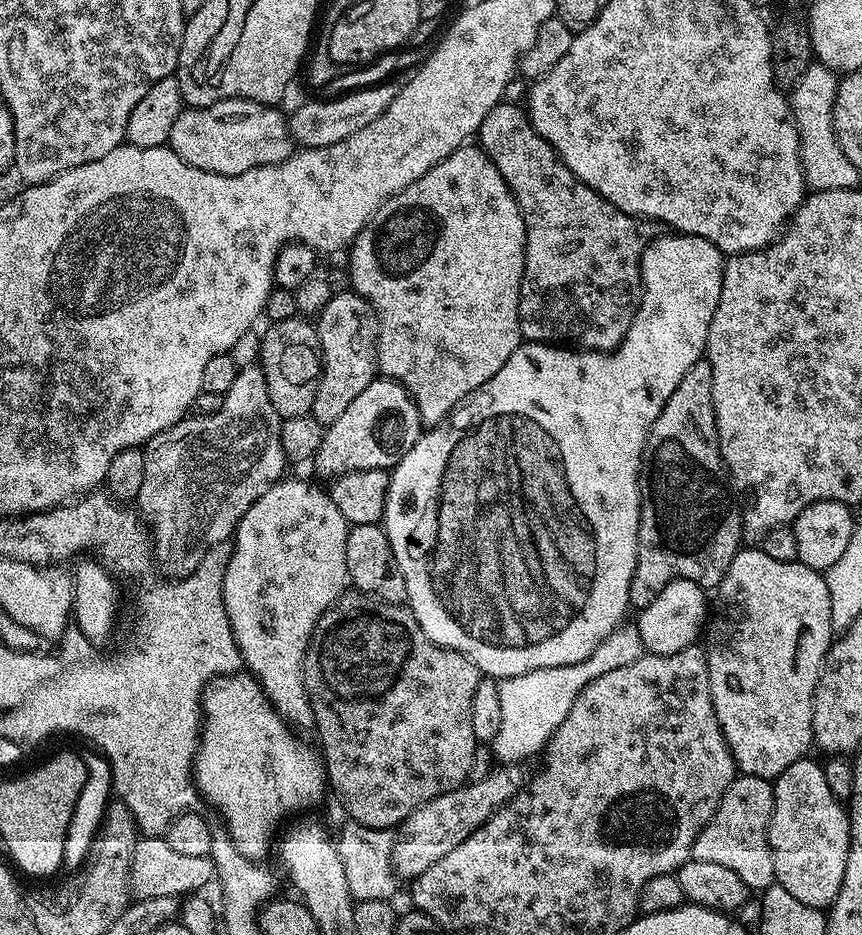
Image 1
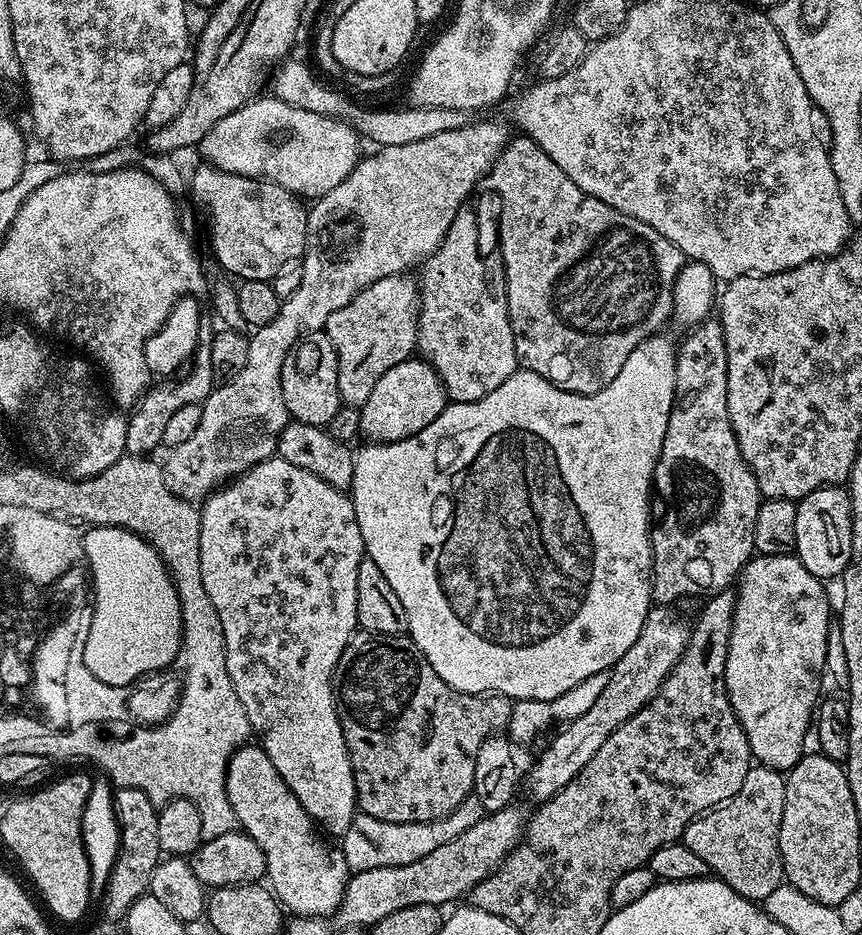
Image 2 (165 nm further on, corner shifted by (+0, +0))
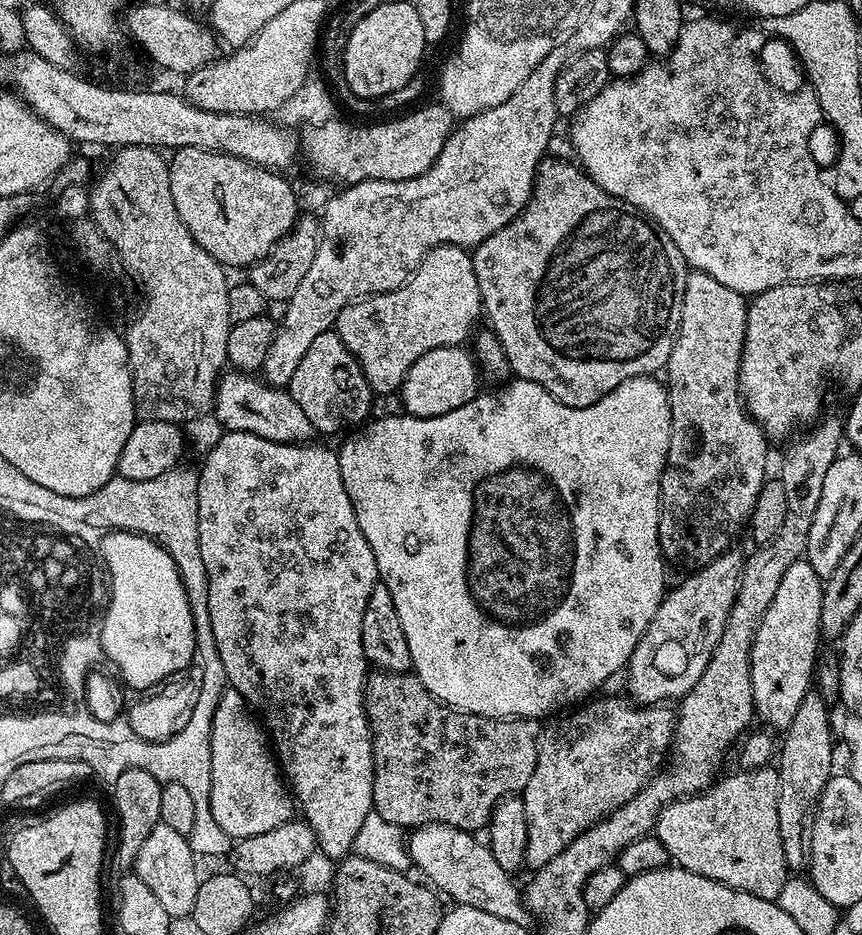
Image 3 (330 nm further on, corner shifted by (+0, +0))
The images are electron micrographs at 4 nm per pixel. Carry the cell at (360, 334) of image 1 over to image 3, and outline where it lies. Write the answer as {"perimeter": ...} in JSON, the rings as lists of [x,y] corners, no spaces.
{"perimeter":[[[440,244],[436,248],[432,248],[424,256],[424,260],[416,271],[408,277],[408,282],[395,288],[389,292],[378,292],[370,296],[365,296],[361,299],[351,301],[343,310],[336,315],[336,323],[334,331],[337,336],[342,338],[342,342],[346,346],[346,350],[350,350],[350,354],[354,354],[354,358],[358,362],[358,366],[362,370],[362,374],[366,378],[366,382],[372,387],[373,393],[395,392],[403,384],[404,379],[408,376],[410,366],[414,366],[414,362],[418,362],[418,358],[422,358],[422,354],[430,354],[430,350],[438,350],[439,348],[447,348],[449,346],[460,346],[465,343],[464,339],[473,335],[475,326],[482,320],[482,305],[480,302],[480,291],[478,290],[478,278],[474,278],[474,266],[472,265],[472,258],[469,249],[459,248],[453,244]]]}

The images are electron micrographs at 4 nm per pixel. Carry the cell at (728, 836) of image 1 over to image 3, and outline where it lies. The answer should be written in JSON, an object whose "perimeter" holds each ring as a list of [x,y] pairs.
{"perimeter":[[[772,766],[739,771],[733,776],[717,779],[711,788],[697,795],[683,796],[681,800],[670,802],[658,814],[654,835],[660,839],[662,846],[666,846],[668,859],[675,867],[710,878],[739,892],[777,901],[782,886],[790,877],[778,826],[778,774]]]}

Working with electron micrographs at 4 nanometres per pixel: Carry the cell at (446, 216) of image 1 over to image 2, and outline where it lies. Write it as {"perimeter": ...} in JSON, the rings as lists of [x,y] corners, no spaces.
{"perimeter":[[[468,211],[456,215],[446,238],[418,268],[420,321],[416,347],[440,375],[449,401],[457,404],[480,400],[518,371],[504,266],[495,255],[480,253],[480,228],[475,214]]]}

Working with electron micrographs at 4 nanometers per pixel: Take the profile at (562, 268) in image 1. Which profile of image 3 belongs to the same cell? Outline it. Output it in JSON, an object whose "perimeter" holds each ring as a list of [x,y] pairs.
{"perimeter":[[[545,155],[536,167],[536,183],[532,185],[532,197],[528,199],[528,205],[523,212],[514,217],[505,228],[490,234],[490,238],[477,244],[471,249],[470,255],[474,266],[474,278],[478,278],[480,302],[486,324],[488,320],[487,327],[498,338],[506,354],[511,375],[542,386],[542,390],[554,394],[554,398],[558,398],[558,402],[566,406],[585,408],[594,406],[594,402],[606,398],[606,394],[610,394],[622,382],[635,376],[659,373],[659,368],[661,371],[667,365],[682,318],[682,298],[690,269],[678,246],[674,246],[670,234],[666,234],[666,230],[657,228],[630,202],[606,194],[606,190],[602,190],[602,186],[592,181],[575,163],[567,164],[566,161],[552,155]]]}

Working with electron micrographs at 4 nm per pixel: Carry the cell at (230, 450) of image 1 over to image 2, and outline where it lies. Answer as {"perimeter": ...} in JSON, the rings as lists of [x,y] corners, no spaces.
{"perimeter":[[[481,118],[473,124],[462,126],[461,129],[443,130],[443,132],[434,134],[433,137],[422,138],[421,141],[407,142],[405,145],[386,145],[381,147],[376,153],[377,156],[362,158],[356,164],[356,169],[349,174],[338,186],[334,186],[334,190],[330,190],[327,194],[319,197],[315,201],[314,206],[311,205],[307,209],[308,215],[308,243],[305,246],[304,255],[300,269],[302,270],[302,283],[299,284],[298,290],[294,290],[294,294],[290,294],[290,298],[286,298],[280,302],[280,309],[276,318],[261,328],[255,329],[251,333],[248,342],[248,353],[246,354],[246,370],[242,370],[242,374],[238,374],[232,380],[225,380],[219,386],[213,387],[211,394],[202,402],[202,422],[198,422],[198,430],[194,430],[194,434],[190,438],[186,438],[186,442],[178,442],[171,445],[168,461],[163,461],[162,467],[165,477],[168,481],[168,489],[175,496],[179,496],[182,500],[191,500],[193,502],[203,501],[212,495],[217,488],[233,481],[236,477],[242,475],[246,470],[253,468],[258,462],[268,460],[270,457],[277,455],[276,447],[280,441],[282,430],[289,424],[290,417],[286,410],[286,398],[282,398],[282,366],[286,354],[291,350],[300,339],[309,332],[319,332],[323,329],[325,322],[330,318],[330,314],[334,314],[334,310],[342,310],[342,306],[346,306],[346,302],[350,302],[362,290],[366,290],[366,286],[370,286],[374,282],[378,282],[378,278],[386,278],[387,276],[398,276],[409,271],[408,267],[419,265],[425,256],[428,256],[440,245],[442,238],[446,238],[446,230],[450,230],[450,226],[454,222],[454,218],[465,207],[464,199],[472,192],[472,187],[479,182],[480,179],[487,177],[492,171],[492,163],[500,157],[500,152],[509,142],[510,131],[509,125],[495,124],[492,120]]]}

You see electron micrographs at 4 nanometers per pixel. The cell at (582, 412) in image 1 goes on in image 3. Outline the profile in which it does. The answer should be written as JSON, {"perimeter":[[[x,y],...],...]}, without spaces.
{"perimeter":[[[655,375],[635,376],[619,384],[606,398],[594,402],[594,406],[575,408],[558,402],[558,398],[542,390],[542,386],[516,378],[511,381],[513,384],[505,383],[500,393],[485,391],[458,406],[458,410],[450,410],[450,414],[438,418],[423,420],[399,414],[373,419],[353,431],[353,436],[338,448],[346,494],[350,494],[366,542],[370,542],[370,550],[374,550],[379,583],[384,584],[386,590],[390,590],[390,598],[394,598],[394,610],[398,610],[402,634],[406,634],[414,675],[441,704],[479,716],[551,717],[599,693],[606,678],[627,665],[630,654],[634,654],[634,646],[638,646],[646,626],[650,626],[658,606],[664,601],[666,591],[666,557],[660,551],[658,522],[660,479],[668,461],[672,415],[668,389],[656,379]]]}

